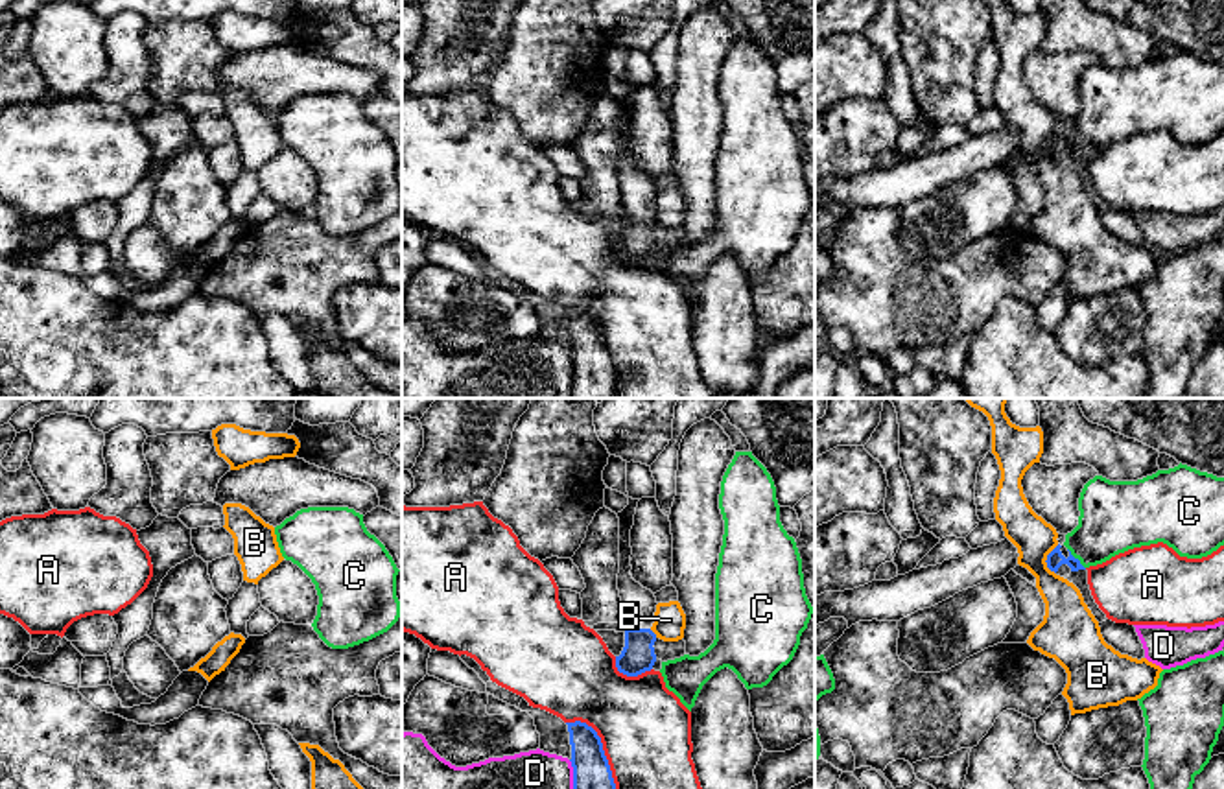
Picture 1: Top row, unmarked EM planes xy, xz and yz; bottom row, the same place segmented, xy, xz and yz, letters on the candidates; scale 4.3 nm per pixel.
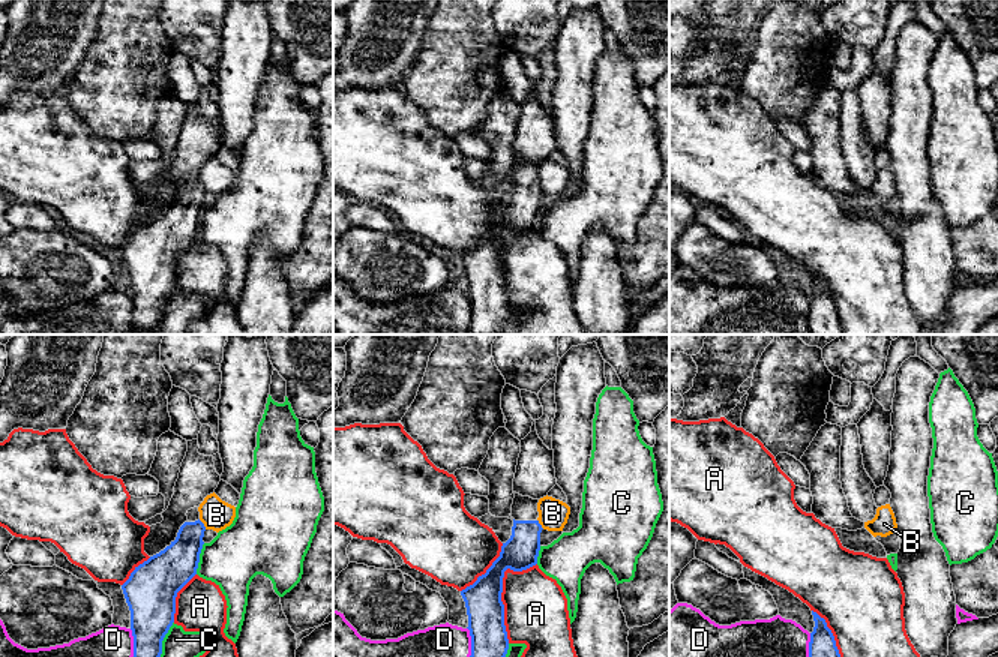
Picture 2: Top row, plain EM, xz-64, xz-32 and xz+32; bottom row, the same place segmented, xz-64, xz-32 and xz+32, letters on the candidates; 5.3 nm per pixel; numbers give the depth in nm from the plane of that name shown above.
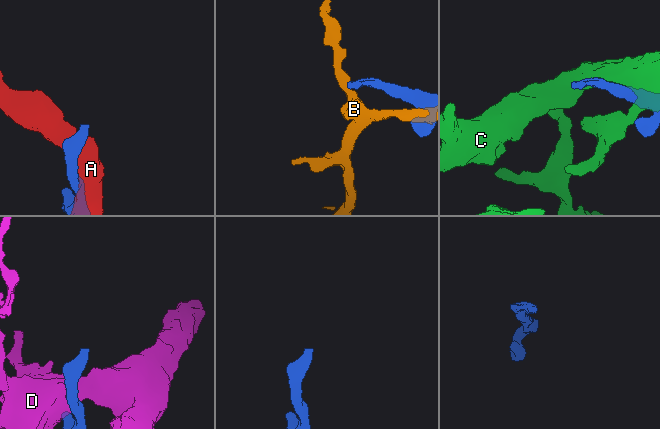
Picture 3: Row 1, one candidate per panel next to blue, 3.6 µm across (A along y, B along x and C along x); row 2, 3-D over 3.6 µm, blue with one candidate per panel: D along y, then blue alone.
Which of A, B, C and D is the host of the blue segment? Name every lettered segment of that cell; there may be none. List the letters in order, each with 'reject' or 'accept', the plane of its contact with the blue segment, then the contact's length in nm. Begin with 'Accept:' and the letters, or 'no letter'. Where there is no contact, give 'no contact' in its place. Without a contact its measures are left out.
Accept: no letter
A: reject; meets blue in xz; contact 460 nm long
B: reject; meets blue in yz; contact 140 nm long
C: reject; meets blue in yz; contact 120 nm long
D: reject; meets blue in xz; contact 220 nm long

